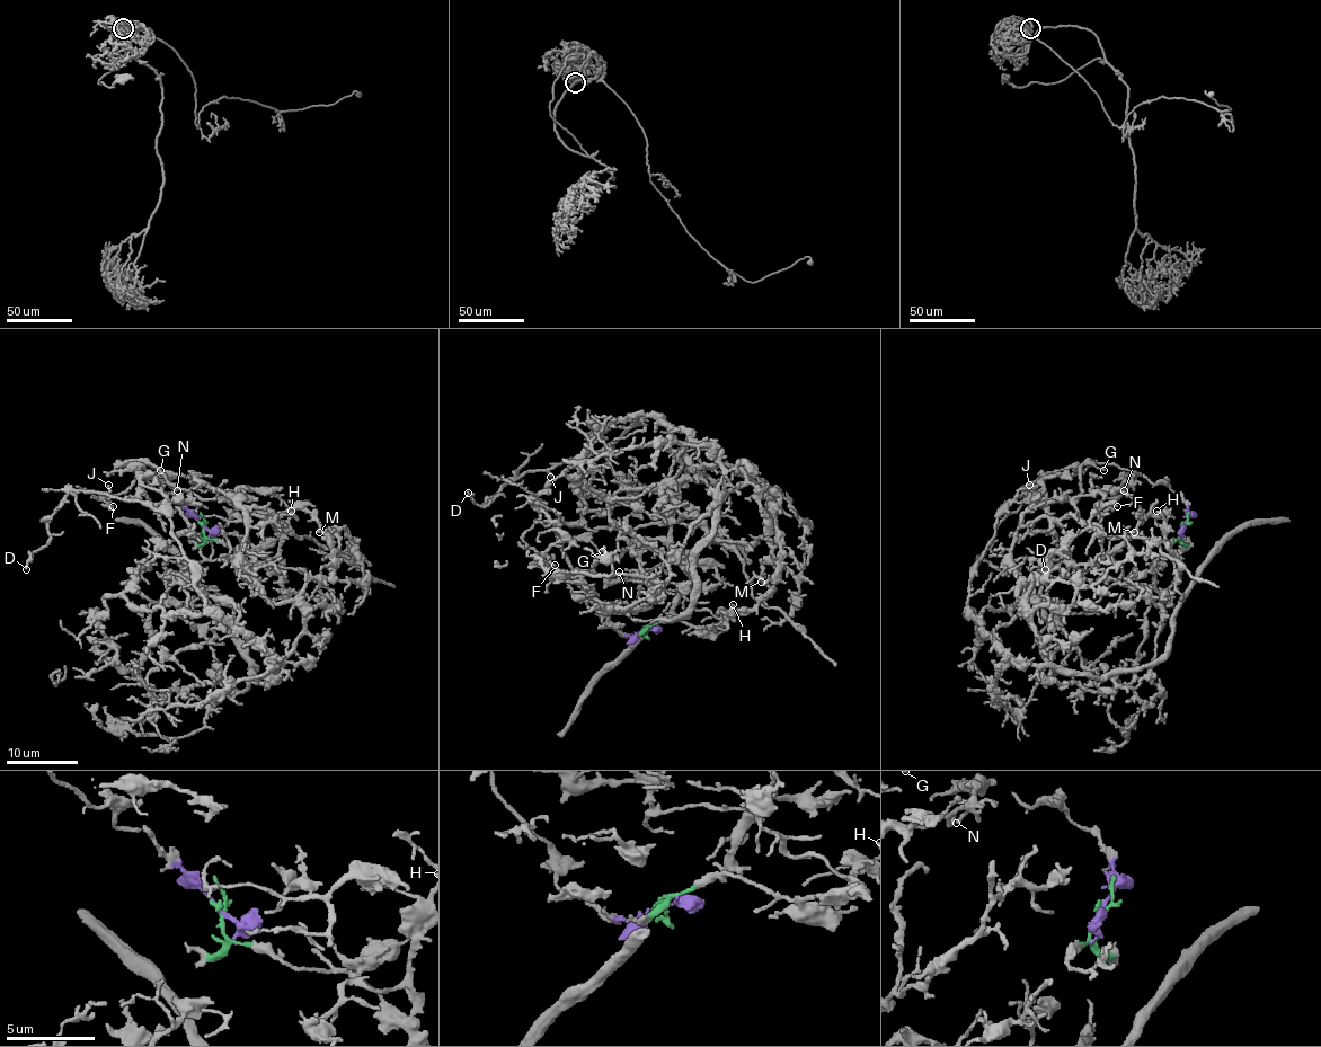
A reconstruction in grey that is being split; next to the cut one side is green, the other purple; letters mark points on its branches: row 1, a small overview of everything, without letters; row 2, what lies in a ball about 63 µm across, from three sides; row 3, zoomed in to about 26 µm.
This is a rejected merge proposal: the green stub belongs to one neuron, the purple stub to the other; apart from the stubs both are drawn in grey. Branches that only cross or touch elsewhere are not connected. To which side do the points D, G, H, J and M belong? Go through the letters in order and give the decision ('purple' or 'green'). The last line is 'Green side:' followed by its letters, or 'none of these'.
D: green
G: purple
H: green
J: green
M: green
Green side: D, H, J, M

